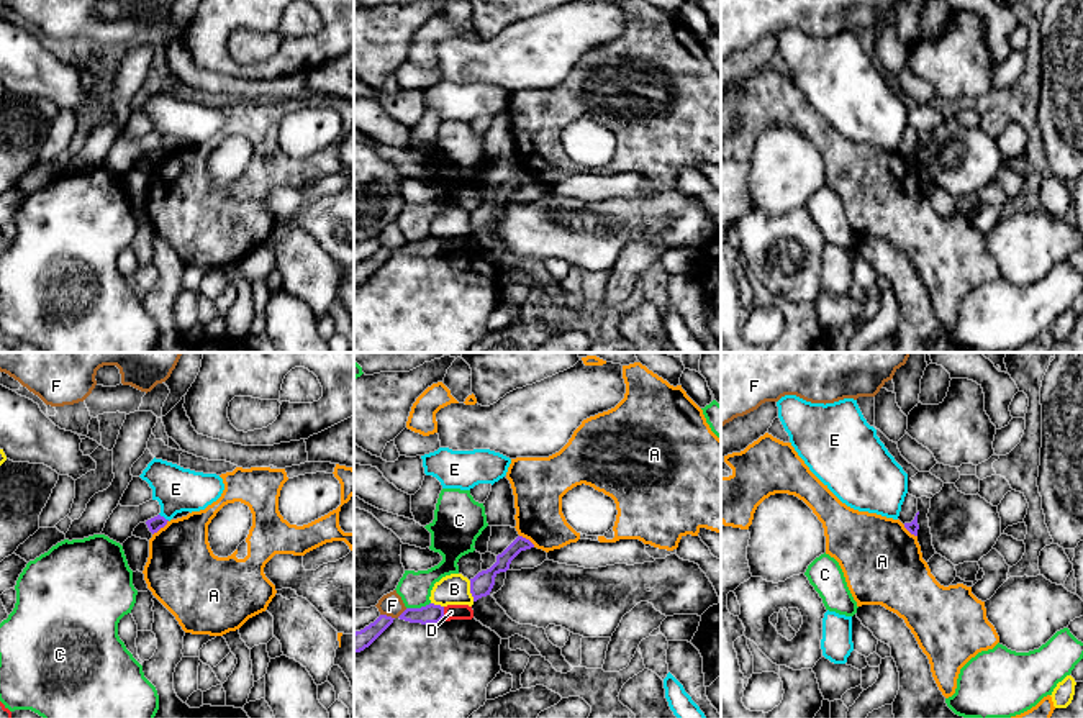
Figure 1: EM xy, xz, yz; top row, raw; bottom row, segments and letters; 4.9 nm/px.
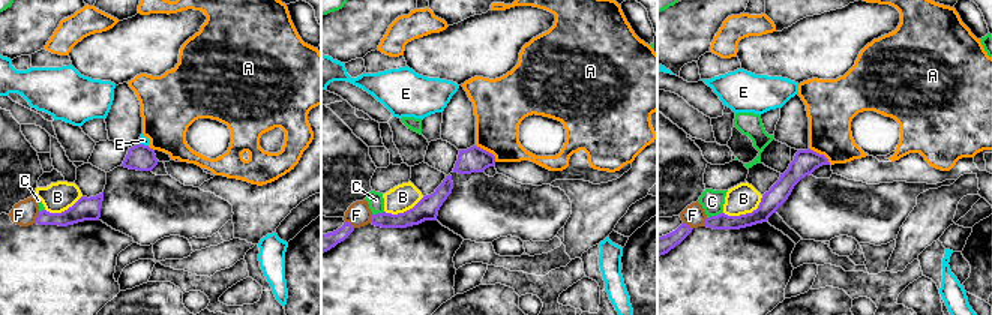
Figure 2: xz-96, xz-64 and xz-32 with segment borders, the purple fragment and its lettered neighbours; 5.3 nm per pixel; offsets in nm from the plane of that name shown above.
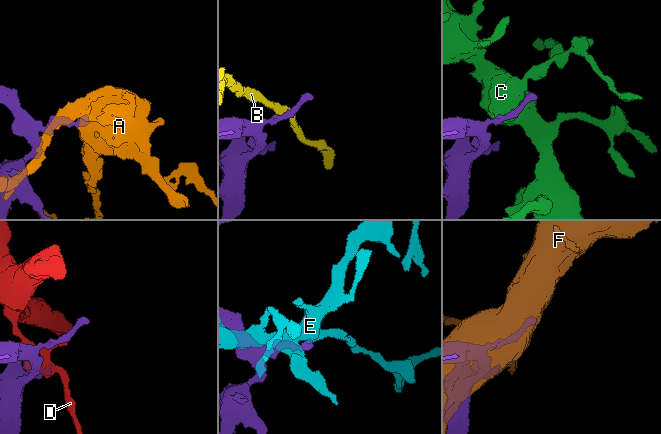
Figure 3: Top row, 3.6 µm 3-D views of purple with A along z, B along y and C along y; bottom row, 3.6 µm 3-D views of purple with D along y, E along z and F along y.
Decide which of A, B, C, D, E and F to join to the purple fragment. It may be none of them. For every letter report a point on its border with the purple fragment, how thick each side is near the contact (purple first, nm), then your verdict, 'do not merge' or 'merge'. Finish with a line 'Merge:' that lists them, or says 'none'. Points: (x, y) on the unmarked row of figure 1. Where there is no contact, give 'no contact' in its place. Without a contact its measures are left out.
A: xy (161, 159) | 70/360 nm | do not merge
B: xz (471, 223) | 110/150 nm | do not merge
C: xz (418, 241) | 100/160 nm | do not merge
D: xz (443, 246) | 100/80 nm | do not merge
E: xy (163, 149) | 70/220 nm | do not merge
F: xz (385, 248) | 100/110 nm | do not merge
Merge: none

